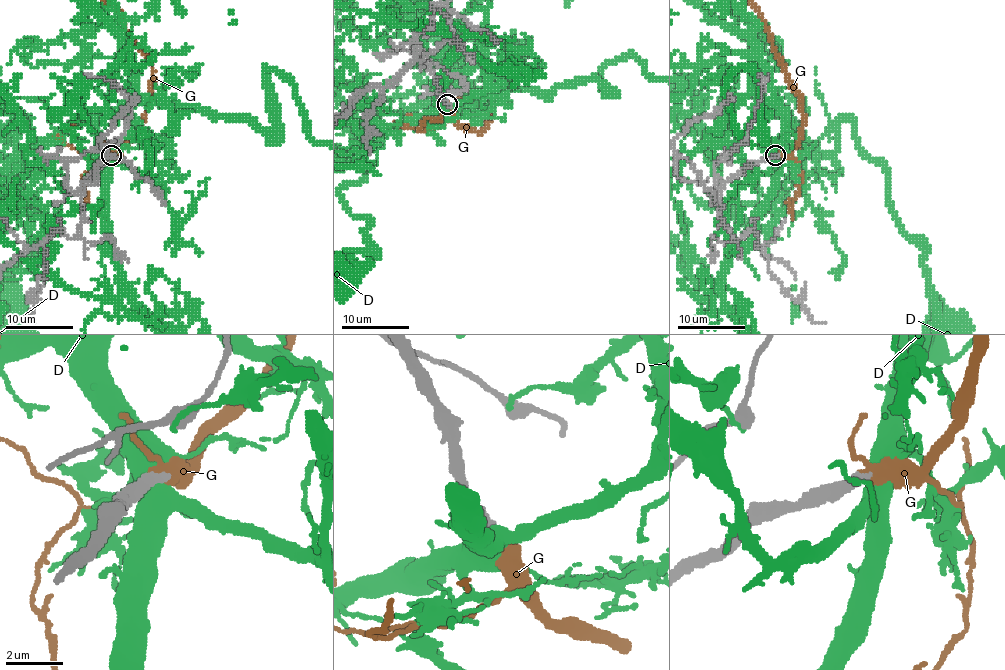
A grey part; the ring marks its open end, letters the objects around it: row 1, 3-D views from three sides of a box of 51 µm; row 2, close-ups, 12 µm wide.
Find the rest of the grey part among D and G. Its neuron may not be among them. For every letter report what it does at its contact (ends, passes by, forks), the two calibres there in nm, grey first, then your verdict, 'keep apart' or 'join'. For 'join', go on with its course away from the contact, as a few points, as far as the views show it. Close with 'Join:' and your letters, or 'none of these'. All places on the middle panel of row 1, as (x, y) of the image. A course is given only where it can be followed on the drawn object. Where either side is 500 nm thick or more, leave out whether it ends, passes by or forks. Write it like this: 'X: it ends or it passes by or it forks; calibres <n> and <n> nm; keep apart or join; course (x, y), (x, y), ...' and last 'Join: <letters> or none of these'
D: calibres 400 and 550 nm; keep apart
G: it passes by; calibres 440 and 360 nm; join
Join: G

